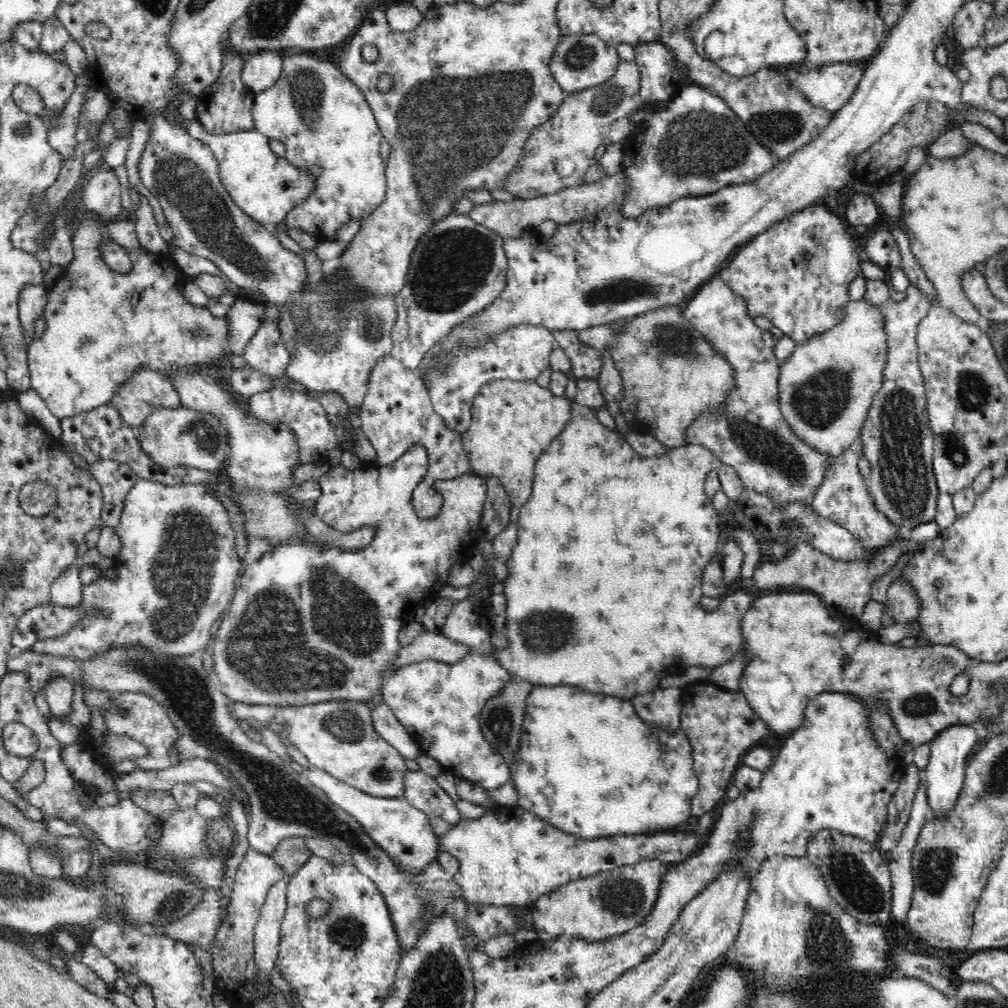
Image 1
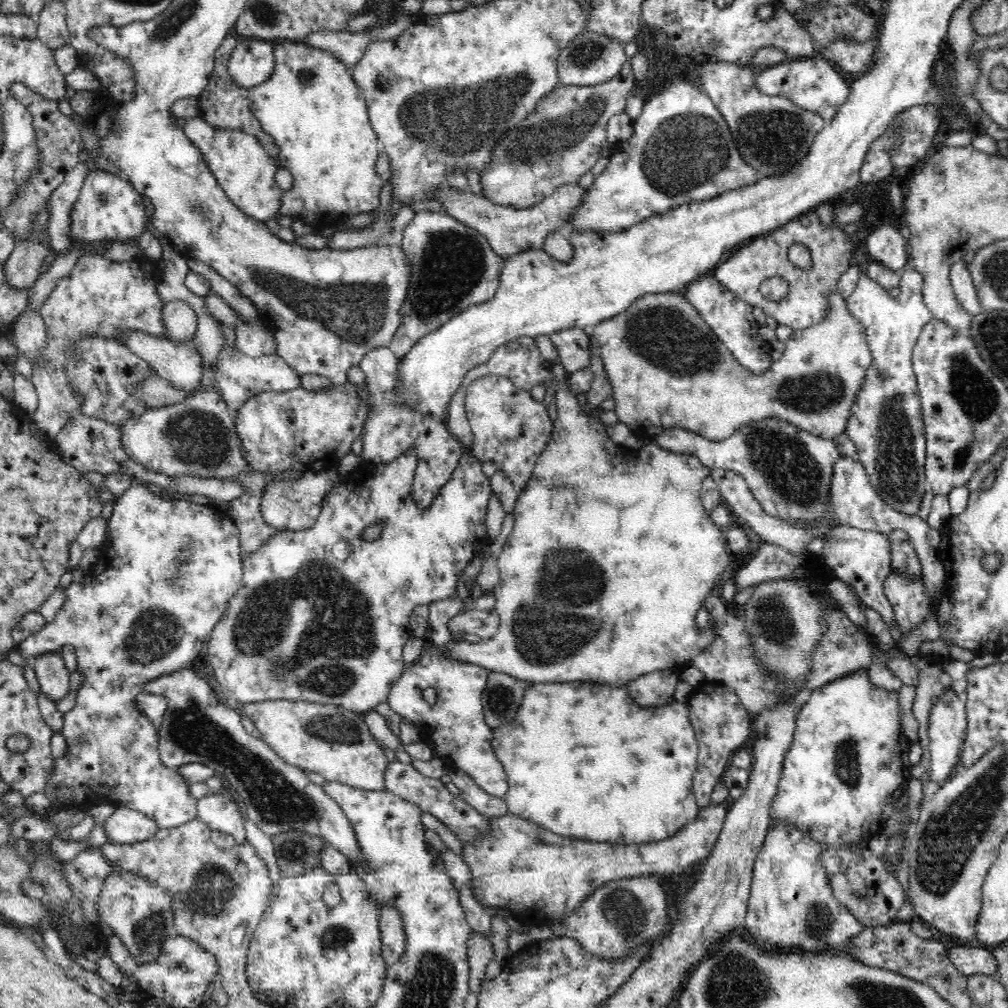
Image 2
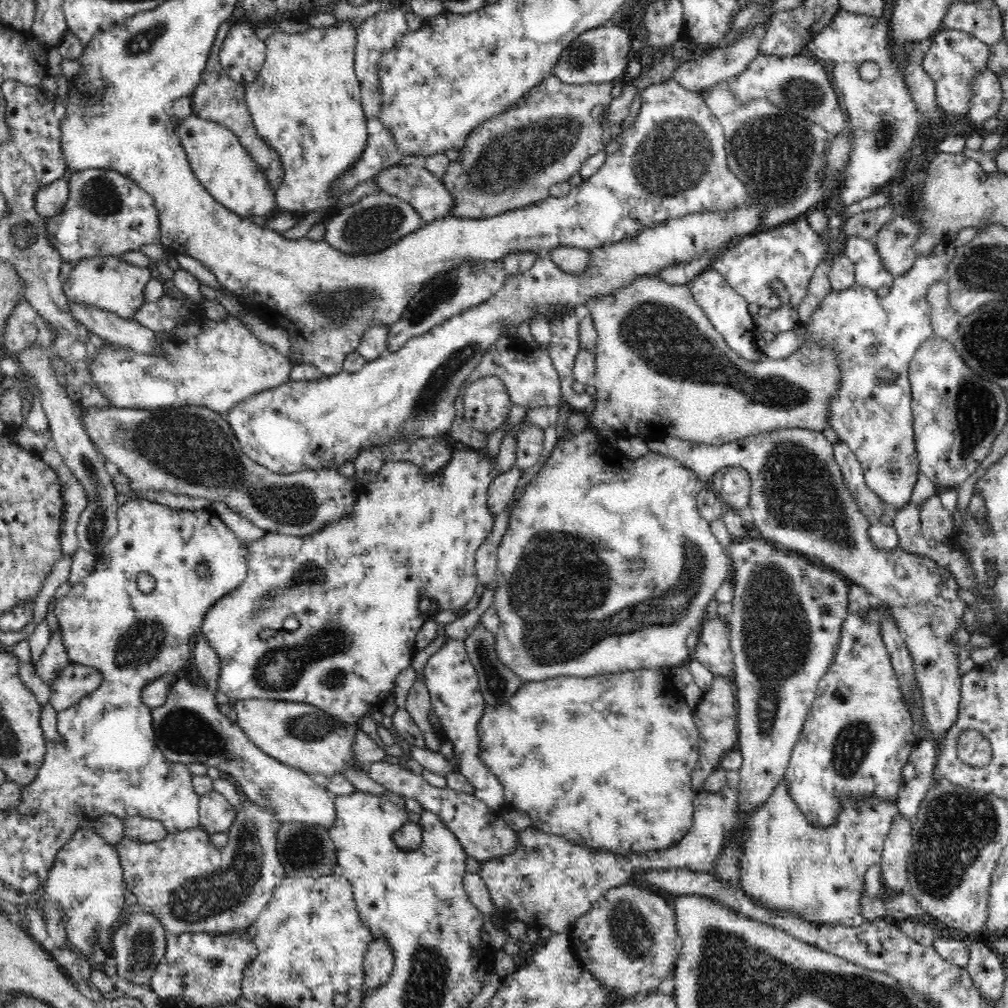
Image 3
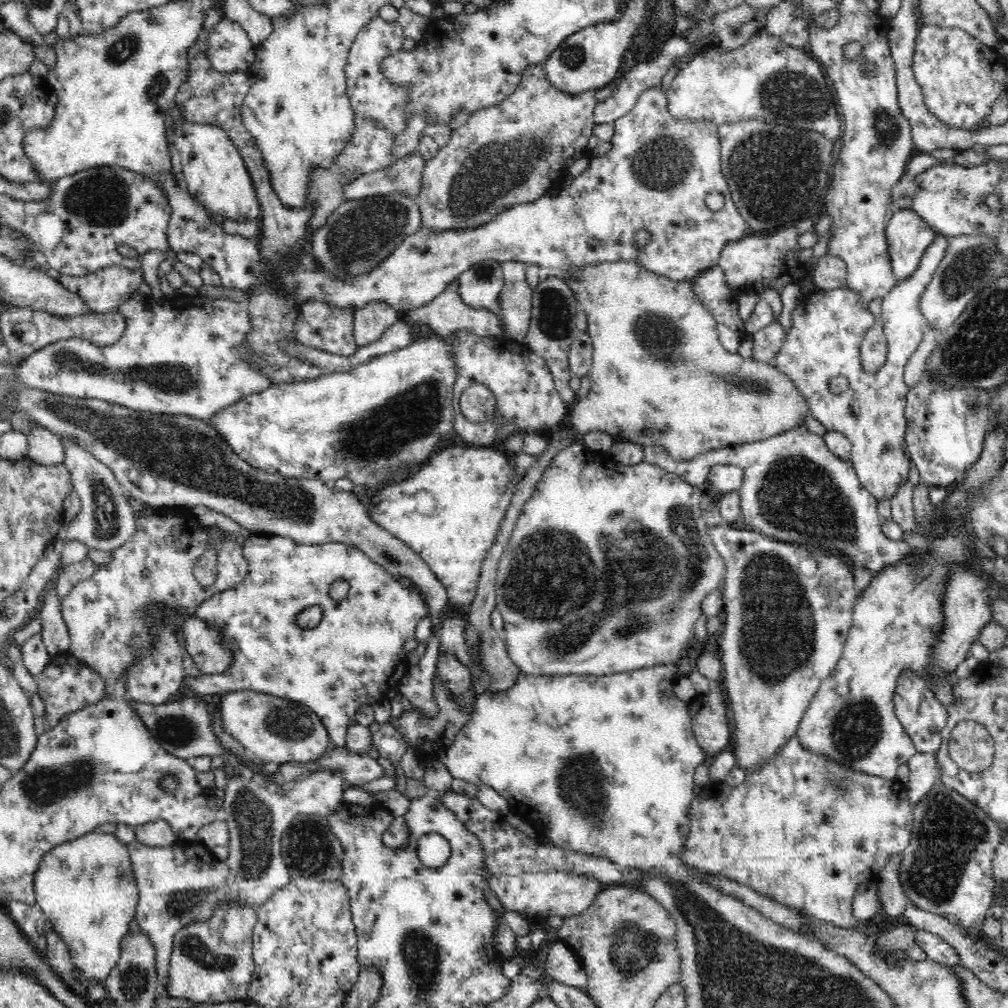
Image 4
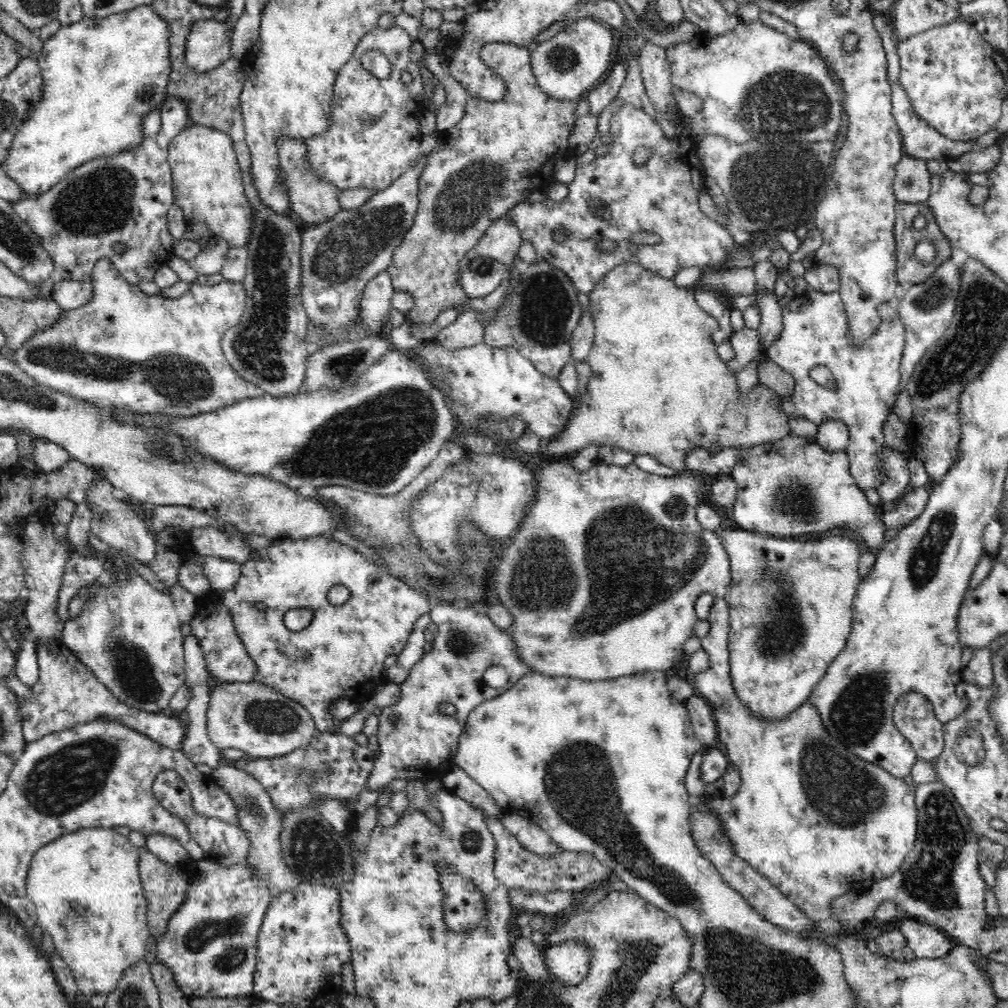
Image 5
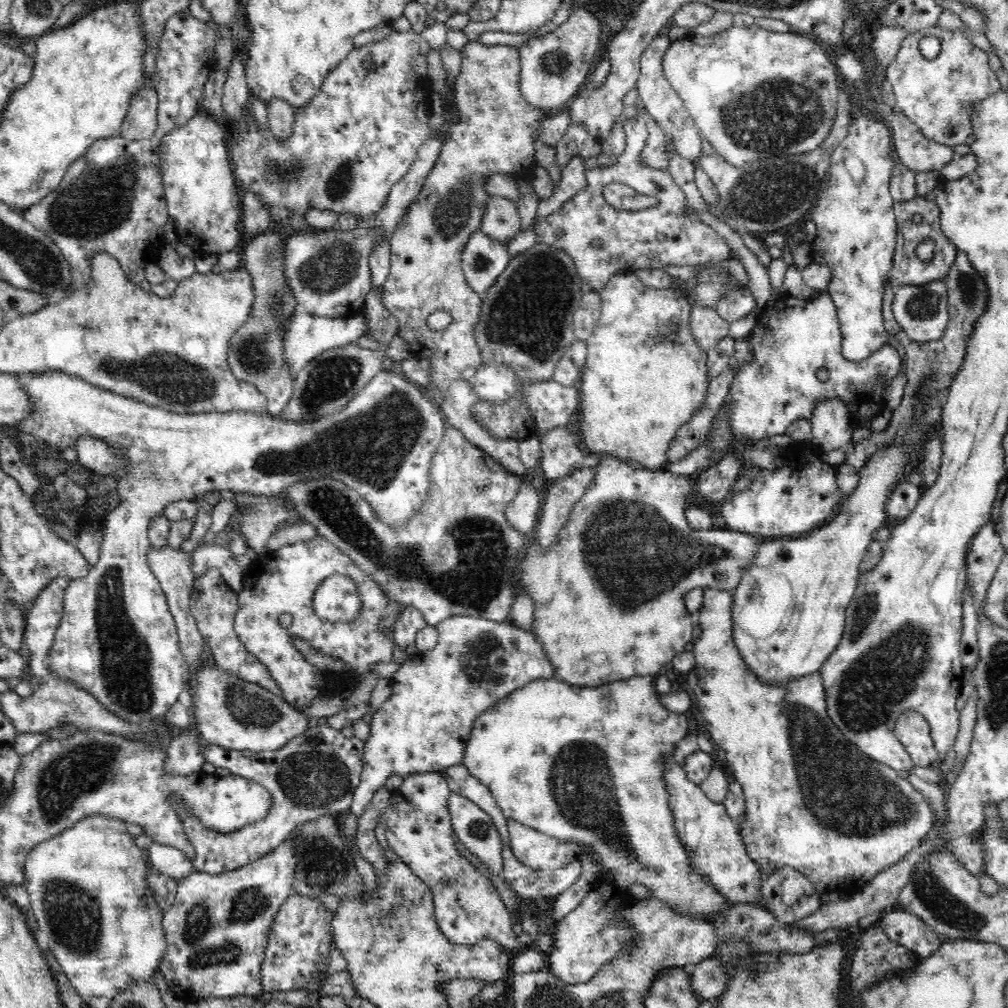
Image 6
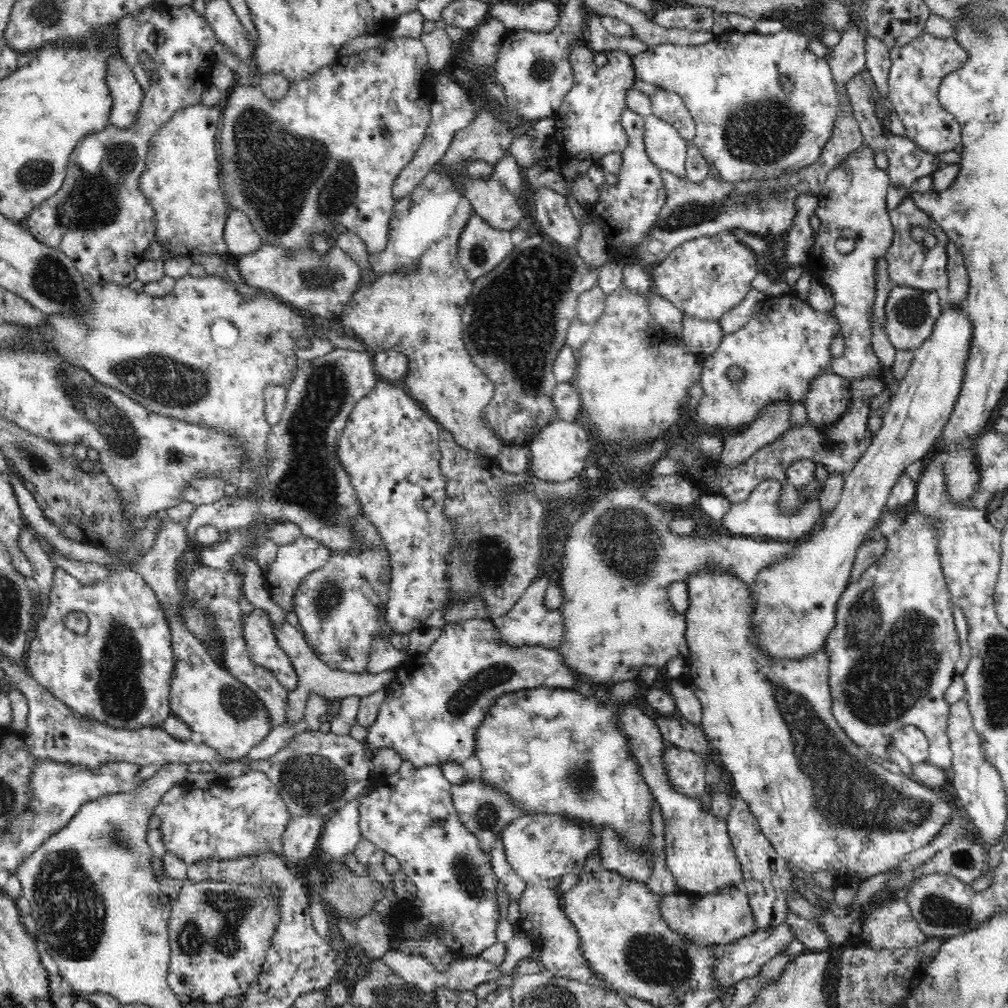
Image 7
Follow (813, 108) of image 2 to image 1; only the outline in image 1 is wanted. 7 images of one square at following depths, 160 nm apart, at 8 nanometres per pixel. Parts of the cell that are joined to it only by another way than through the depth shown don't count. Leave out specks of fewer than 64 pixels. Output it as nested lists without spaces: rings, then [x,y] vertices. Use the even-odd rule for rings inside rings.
[[[832,63],[809,71],[800,71],[792,86],[810,101],[812,106],[836,112],[857,89],[864,68],[851,63]]]

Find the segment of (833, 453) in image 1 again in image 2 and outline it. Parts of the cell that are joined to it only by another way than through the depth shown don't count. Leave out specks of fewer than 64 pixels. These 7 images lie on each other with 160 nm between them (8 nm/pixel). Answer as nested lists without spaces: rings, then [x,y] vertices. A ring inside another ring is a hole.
[[[836,291],[830,293],[827,300],[829,300],[827,302],[827,313],[825,317],[822,317],[820,322],[804,330],[795,330],[787,340],[785,352],[782,354],[780,360],[774,361],[762,374],[752,374],[752,371],[742,366],[730,353],[730,350],[726,348],[720,338],[718,338],[718,335],[714,334],[714,331],[706,324],[706,321],[700,316],[698,310],[690,304],[690,301],[684,293],[657,293],[637,298],[625,311],[622,311],[615,317],[599,322],[591,328],[593,338],[599,342],[598,346],[600,346],[603,365],[607,372],[607,379],[612,385],[612,398],[615,402],[614,410],[618,420],[627,424],[636,434],[650,439],[668,429],[684,429],[699,434],[704,438],[720,442],[720,440],[730,438],[730,435],[734,434],[740,426],[746,426],[750,422],[758,422],[762,418],[775,417],[786,420],[790,424],[810,434],[834,440],[839,434],[845,432],[851,408],[857,399],[866,376],[866,371],[873,365],[874,357],[872,357],[870,347],[866,343],[865,330],[861,322],[850,314],[845,298]]]

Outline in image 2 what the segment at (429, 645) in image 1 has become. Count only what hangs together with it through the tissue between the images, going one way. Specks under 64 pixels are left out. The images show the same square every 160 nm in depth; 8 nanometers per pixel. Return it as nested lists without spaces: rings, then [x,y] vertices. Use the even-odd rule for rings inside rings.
[[[560,361],[557,363],[550,362],[550,367],[553,376],[558,381],[557,391],[555,392],[557,418],[553,422],[552,436],[538,458],[533,477],[528,481],[523,492],[519,493],[512,512],[514,516],[512,531],[498,555],[497,567],[500,571],[500,580],[492,591],[495,596],[494,609],[499,616],[498,630],[492,638],[482,640],[474,645],[468,645],[466,641],[457,639],[439,647],[445,656],[472,663],[490,671],[504,673],[527,681],[529,684],[574,682],[574,680],[590,682],[592,680],[596,684],[610,684],[610,686],[626,688],[628,680],[636,680],[642,675],[657,670],[670,670],[679,673],[692,664],[695,654],[710,646],[715,639],[712,623],[706,626],[704,630],[699,630],[695,620],[698,610],[704,605],[708,594],[712,592],[712,588],[716,584],[719,584],[722,572],[728,568],[731,558],[727,548],[725,531],[714,524],[711,514],[706,512],[700,498],[702,484],[705,478],[711,476],[711,469],[704,466],[699,458],[689,454],[676,454],[674,451],[666,450],[652,441],[648,446],[636,450],[632,454],[632,460],[626,458],[626,462],[614,462],[614,450],[612,448],[615,444],[608,440],[606,425],[598,417],[584,412],[582,405],[578,403],[577,395],[571,391],[567,383],[570,374],[566,372],[563,364]],[[596,652],[600,654],[600,670],[582,670],[582,668],[598,668],[598,654]]]

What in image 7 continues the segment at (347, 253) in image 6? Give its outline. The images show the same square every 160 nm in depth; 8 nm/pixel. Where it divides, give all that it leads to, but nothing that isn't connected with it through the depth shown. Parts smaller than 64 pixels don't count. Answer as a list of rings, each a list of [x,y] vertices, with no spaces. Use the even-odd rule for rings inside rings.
[[[450,70],[435,74],[434,102],[431,106],[431,119],[426,131],[426,136],[414,155],[414,158],[400,171],[398,178],[393,186],[393,195],[395,199],[401,199],[407,194],[414,192],[418,183],[433,170],[433,165],[440,161],[450,148],[451,140],[458,130],[470,126],[474,118],[478,116],[478,111],[474,110],[473,95],[459,82],[452,79]],[[262,245],[260,250],[236,258],[234,263],[246,285],[270,292],[296,312],[320,321],[337,322],[362,282],[359,264],[336,246],[320,254],[313,249],[284,251],[282,247]]]

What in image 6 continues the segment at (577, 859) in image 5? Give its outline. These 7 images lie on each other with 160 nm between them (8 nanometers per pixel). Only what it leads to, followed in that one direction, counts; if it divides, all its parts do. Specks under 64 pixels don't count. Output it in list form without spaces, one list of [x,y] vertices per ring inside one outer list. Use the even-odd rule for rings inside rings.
[[[511,847],[502,848],[503,870],[500,877],[506,881],[516,896],[537,899],[539,896],[552,898],[568,890],[578,882],[582,868],[579,860],[566,864],[564,868],[550,870],[530,870],[522,864],[511,851]]]

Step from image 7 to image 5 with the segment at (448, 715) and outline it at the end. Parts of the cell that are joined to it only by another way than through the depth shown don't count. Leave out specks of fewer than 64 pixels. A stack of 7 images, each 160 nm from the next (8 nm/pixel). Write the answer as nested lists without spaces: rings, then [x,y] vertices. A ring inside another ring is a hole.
[[[438,602],[429,614],[431,620],[438,627],[438,634],[432,649],[429,652],[424,652],[422,658],[410,669],[408,678],[399,684],[399,702],[394,702],[392,706],[385,708],[379,716],[380,724],[377,737],[380,754],[375,756],[374,770],[366,781],[365,788],[368,790],[378,791],[382,786],[389,785],[394,778],[423,782],[441,780],[455,762],[459,750],[459,739],[464,733],[469,714],[480,704],[507,692],[514,683],[531,673],[526,662],[518,657],[518,649],[512,639],[511,629],[502,631],[488,615],[478,613],[472,606],[452,605],[446,602]],[[497,664],[508,670],[510,680],[504,688],[494,689],[484,684],[483,674],[487,668]],[[446,703],[456,707],[454,716],[448,716],[440,710],[440,706]],[[390,716],[398,717],[398,722],[392,723],[389,720]]]

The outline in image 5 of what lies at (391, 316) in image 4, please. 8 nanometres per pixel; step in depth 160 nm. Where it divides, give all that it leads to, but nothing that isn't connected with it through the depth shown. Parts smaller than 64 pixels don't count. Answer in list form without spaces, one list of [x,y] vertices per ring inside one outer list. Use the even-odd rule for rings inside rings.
[[[387,272],[372,278],[362,294],[359,317],[366,325],[367,335],[381,336],[382,327],[389,322],[394,298],[392,280]]]

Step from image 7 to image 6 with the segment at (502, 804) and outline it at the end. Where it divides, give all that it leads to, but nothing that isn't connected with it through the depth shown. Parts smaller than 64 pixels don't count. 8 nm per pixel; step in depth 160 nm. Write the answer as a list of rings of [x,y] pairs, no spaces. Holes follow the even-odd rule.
[[[451,793],[447,807],[458,840],[494,876],[500,876],[503,870],[503,846],[492,817],[472,800],[458,793]]]

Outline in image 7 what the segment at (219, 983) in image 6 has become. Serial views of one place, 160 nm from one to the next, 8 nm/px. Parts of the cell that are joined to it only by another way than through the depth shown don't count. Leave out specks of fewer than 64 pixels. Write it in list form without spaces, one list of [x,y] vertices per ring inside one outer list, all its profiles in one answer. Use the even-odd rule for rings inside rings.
[[[316,814],[294,817],[282,836],[282,855],[288,861],[306,860],[317,848],[326,818]],[[183,881],[178,898],[171,901],[171,912],[168,920],[168,932],[171,946],[169,974],[167,983],[176,994],[186,994],[191,999],[198,1000],[204,1004],[220,1003],[226,996],[240,996],[245,993],[249,986],[258,978],[265,959],[265,952],[269,949],[271,938],[277,931],[279,923],[279,898],[277,898],[277,886],[269,886],[265,882],[260,884],[230,884],[228,882],[190,882]]]

